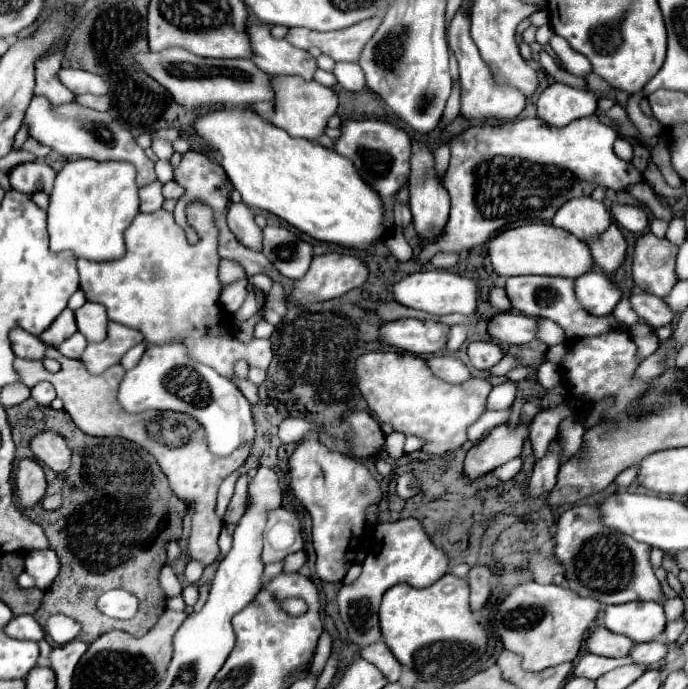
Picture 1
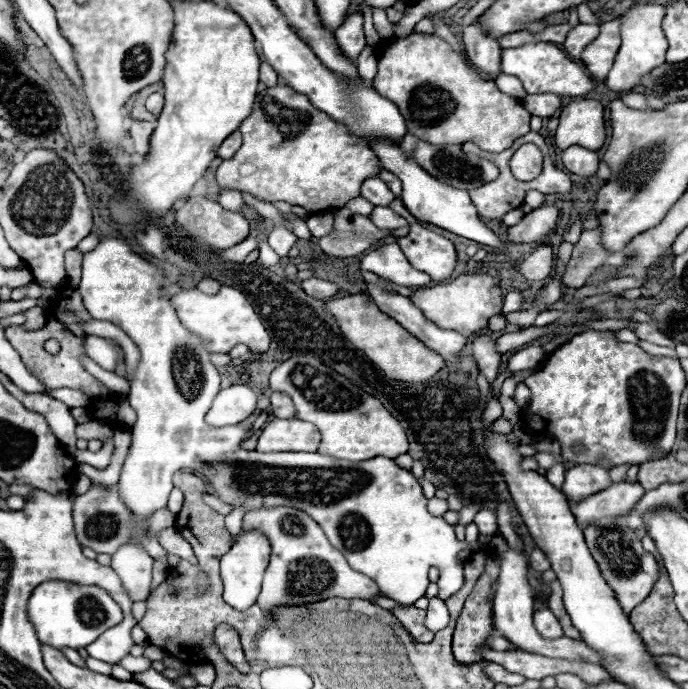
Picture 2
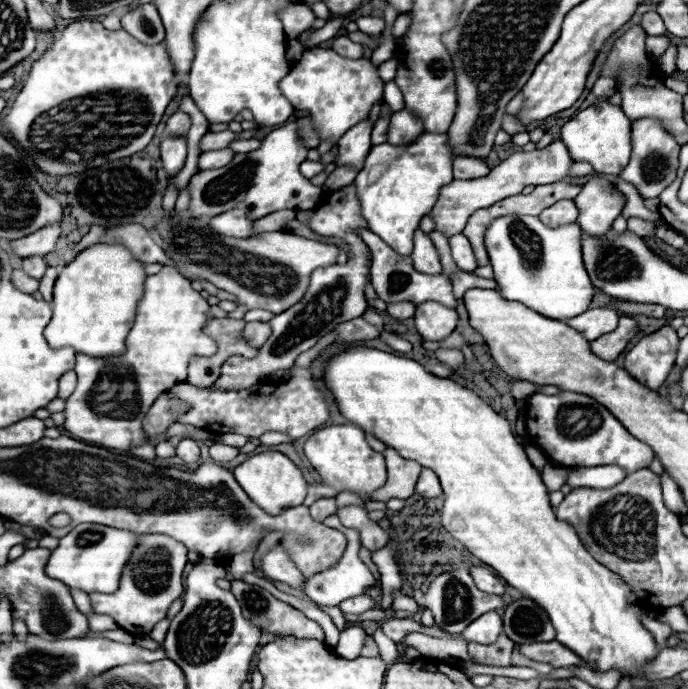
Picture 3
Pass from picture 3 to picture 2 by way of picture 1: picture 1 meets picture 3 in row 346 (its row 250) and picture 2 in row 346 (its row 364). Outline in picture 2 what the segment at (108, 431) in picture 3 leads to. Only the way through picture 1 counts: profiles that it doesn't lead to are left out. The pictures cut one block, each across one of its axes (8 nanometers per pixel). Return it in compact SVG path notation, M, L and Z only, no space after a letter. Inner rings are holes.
M222 286L222 290L214 296L204 294L198 288L182 290L180 294L172 296L172 306L176 308L178 318L190 332L210 342L208 350L212 352L230 352L236 344L246 344L250 350L262 354L270 346L270 336L262 326L258 314L254 312L252 304L244 298L244 294L238 292L236 288Z

